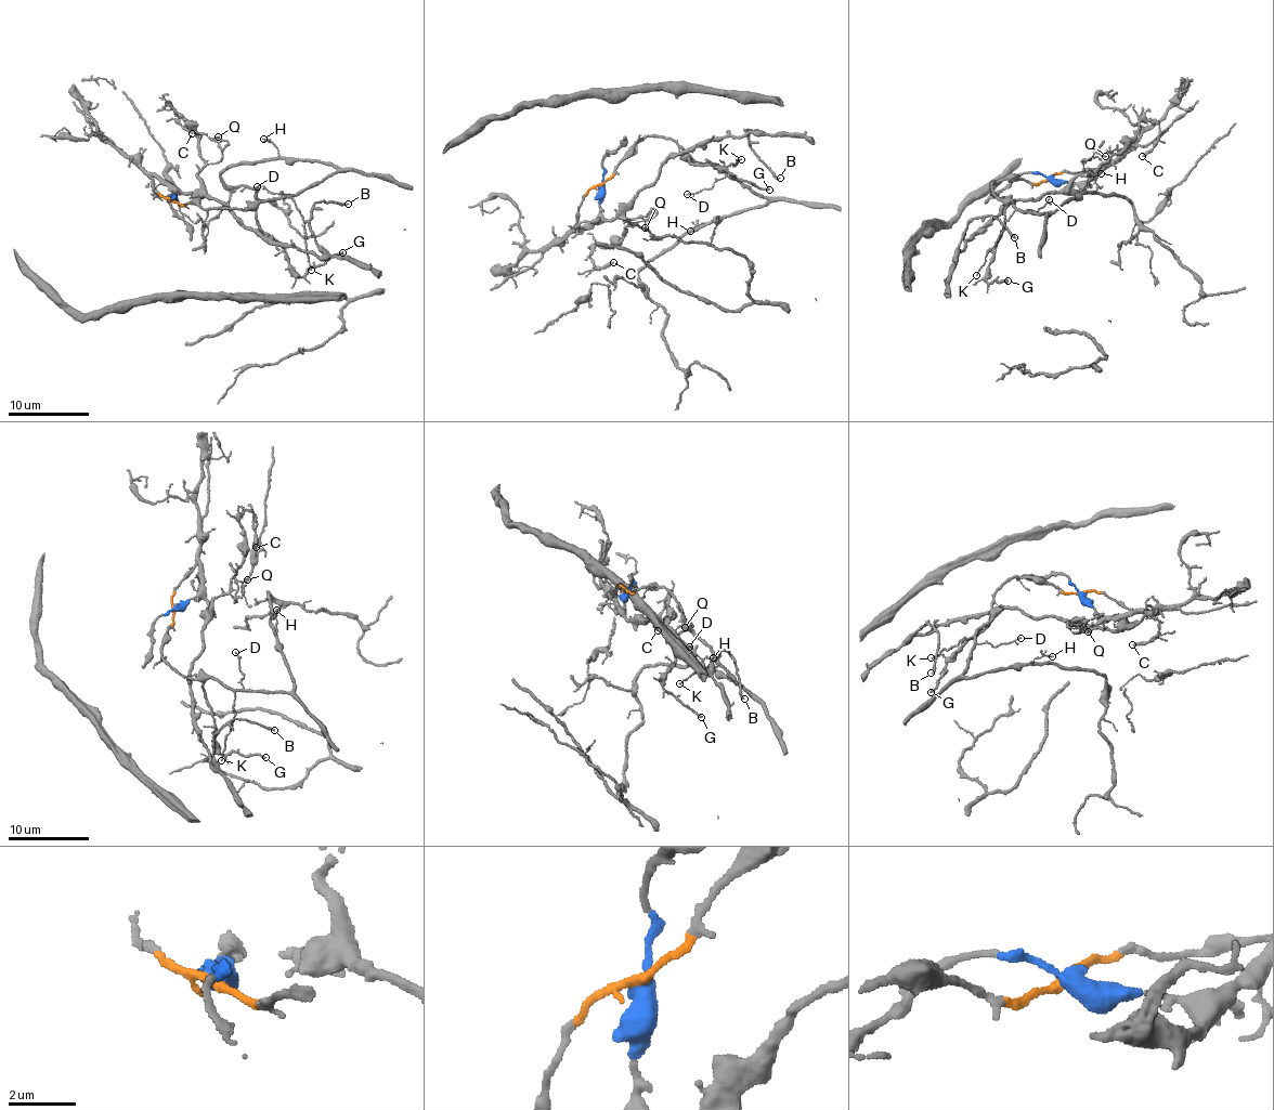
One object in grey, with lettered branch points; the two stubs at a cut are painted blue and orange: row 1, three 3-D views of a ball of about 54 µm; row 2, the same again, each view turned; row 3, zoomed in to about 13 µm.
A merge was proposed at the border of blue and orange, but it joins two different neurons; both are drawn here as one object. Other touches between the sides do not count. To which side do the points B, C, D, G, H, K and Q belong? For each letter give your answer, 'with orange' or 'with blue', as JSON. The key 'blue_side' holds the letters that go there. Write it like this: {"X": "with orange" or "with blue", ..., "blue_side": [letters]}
{"B": "with blue", "C": "with blue", "D": "with orange", "G": "with orange", "H": "with orange", "K": "with orange", "Q": "with blue", "blue_side": ["B", "C", "Q"]}

